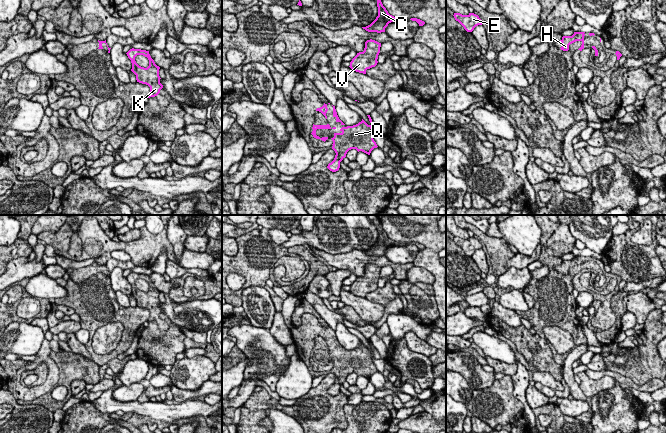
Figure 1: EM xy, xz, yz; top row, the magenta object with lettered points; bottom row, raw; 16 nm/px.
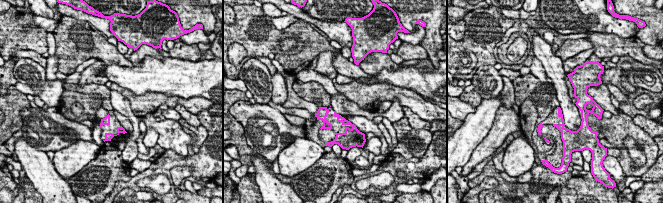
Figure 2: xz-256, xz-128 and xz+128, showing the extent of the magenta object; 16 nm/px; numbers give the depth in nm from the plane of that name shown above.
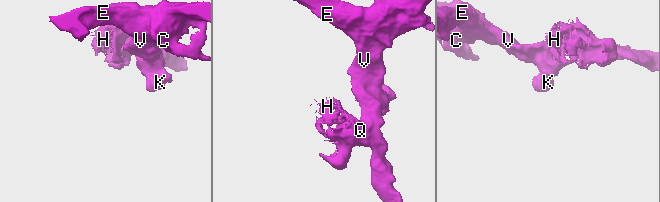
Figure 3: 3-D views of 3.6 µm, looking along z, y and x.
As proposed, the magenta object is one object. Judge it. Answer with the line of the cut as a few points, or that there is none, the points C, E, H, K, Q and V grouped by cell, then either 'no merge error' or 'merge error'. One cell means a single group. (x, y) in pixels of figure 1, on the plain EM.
cut none; groups C E H K Q V; no merge error

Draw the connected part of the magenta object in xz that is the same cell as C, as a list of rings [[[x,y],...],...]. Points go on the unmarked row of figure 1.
[[[379,219],[372,220],[372,222],[377,224],[378,240],[370,249],[362,252],[368,256],[385,256],[385,252],[388,248],[393,245],[398,245],[398,243],[388,237],[381,226]]]

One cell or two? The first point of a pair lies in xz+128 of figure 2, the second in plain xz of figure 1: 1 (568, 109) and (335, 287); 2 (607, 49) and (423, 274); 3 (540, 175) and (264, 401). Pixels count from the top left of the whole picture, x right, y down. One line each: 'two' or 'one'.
1: two
2: two
3: one

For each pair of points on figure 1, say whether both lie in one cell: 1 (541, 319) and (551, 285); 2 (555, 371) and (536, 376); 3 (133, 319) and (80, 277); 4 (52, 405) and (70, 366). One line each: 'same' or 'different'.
1: same
2: different
3: different
4: same

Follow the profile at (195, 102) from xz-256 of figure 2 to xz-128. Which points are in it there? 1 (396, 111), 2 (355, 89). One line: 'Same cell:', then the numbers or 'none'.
Same cell: 2

